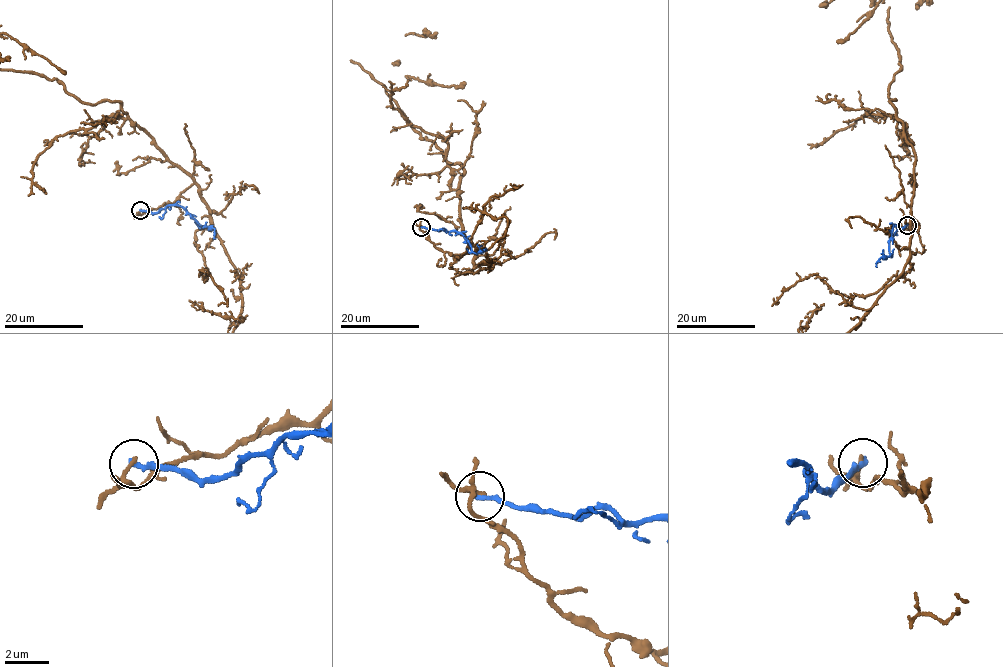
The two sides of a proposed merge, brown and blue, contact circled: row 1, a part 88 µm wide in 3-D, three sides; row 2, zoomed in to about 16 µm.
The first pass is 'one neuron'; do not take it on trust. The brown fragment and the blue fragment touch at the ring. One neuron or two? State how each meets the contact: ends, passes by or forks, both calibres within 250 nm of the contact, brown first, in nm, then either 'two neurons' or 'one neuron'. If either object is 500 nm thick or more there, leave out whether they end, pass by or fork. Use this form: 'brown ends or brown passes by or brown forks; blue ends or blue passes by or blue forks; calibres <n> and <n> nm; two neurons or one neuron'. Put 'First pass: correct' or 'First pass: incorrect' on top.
First pass: incorrect
brown ends; blue ends; calibres 160 and 240 nm; two neurons

